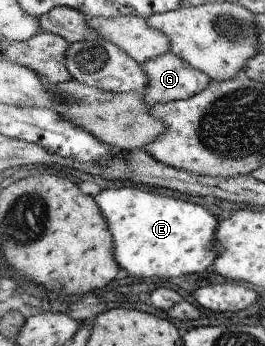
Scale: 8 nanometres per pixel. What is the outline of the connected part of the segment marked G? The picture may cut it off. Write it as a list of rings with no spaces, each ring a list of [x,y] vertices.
[[[168,51],[139,65],[149,81],[138,94],[149,107],[190,98],[211,81],[207,74]]]

